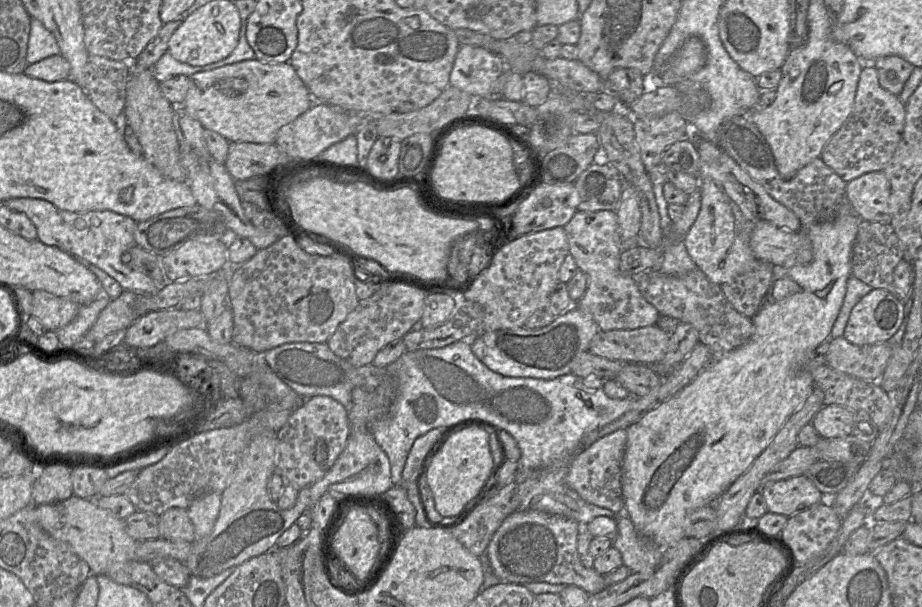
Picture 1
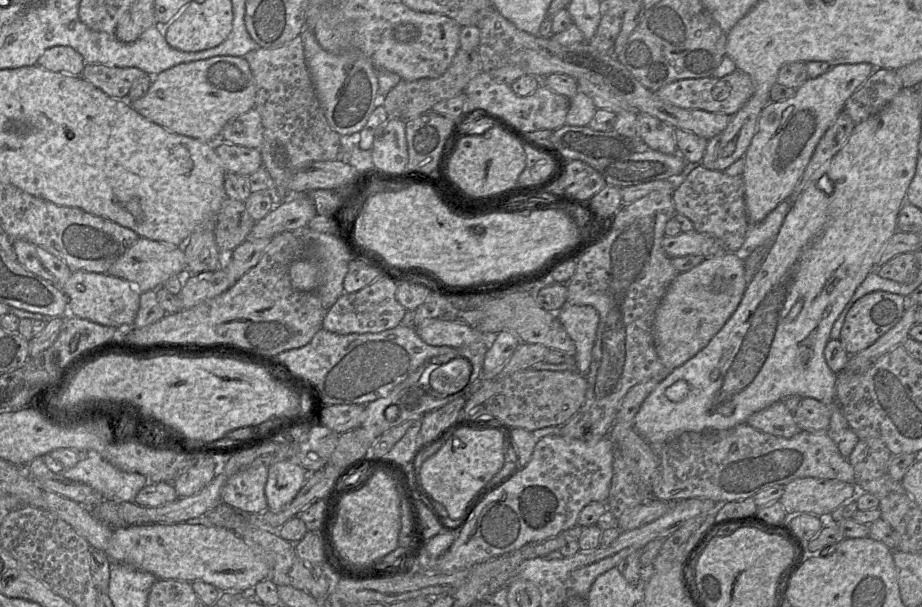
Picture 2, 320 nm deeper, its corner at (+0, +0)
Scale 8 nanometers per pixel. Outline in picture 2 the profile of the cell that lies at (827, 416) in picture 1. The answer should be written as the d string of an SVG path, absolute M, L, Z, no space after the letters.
M802 398L794 419L801 431L827 432L830 425L832 407L814 398Z

